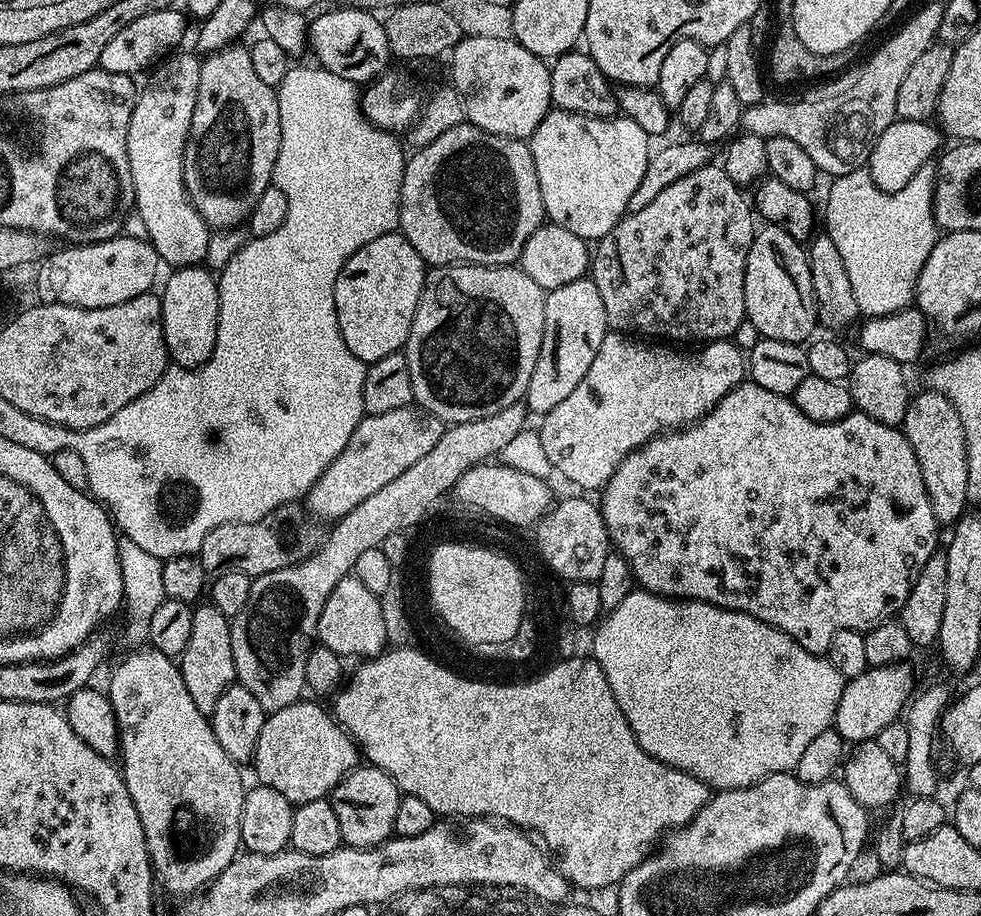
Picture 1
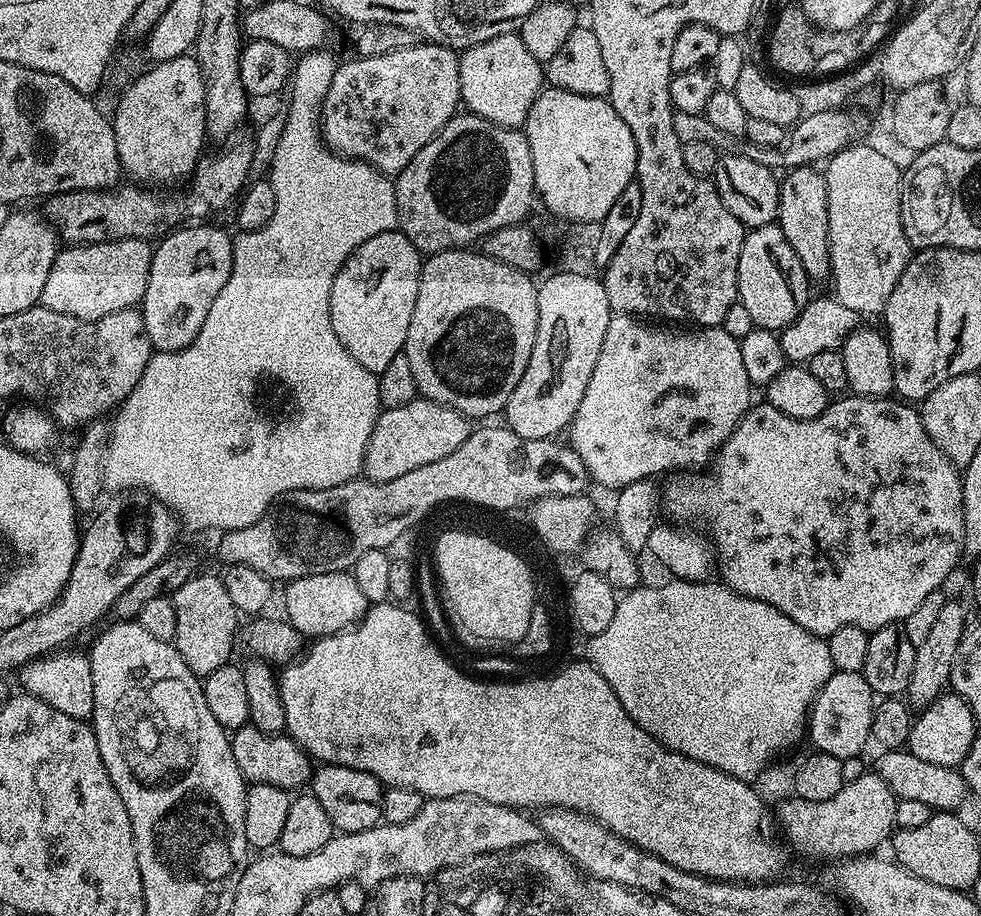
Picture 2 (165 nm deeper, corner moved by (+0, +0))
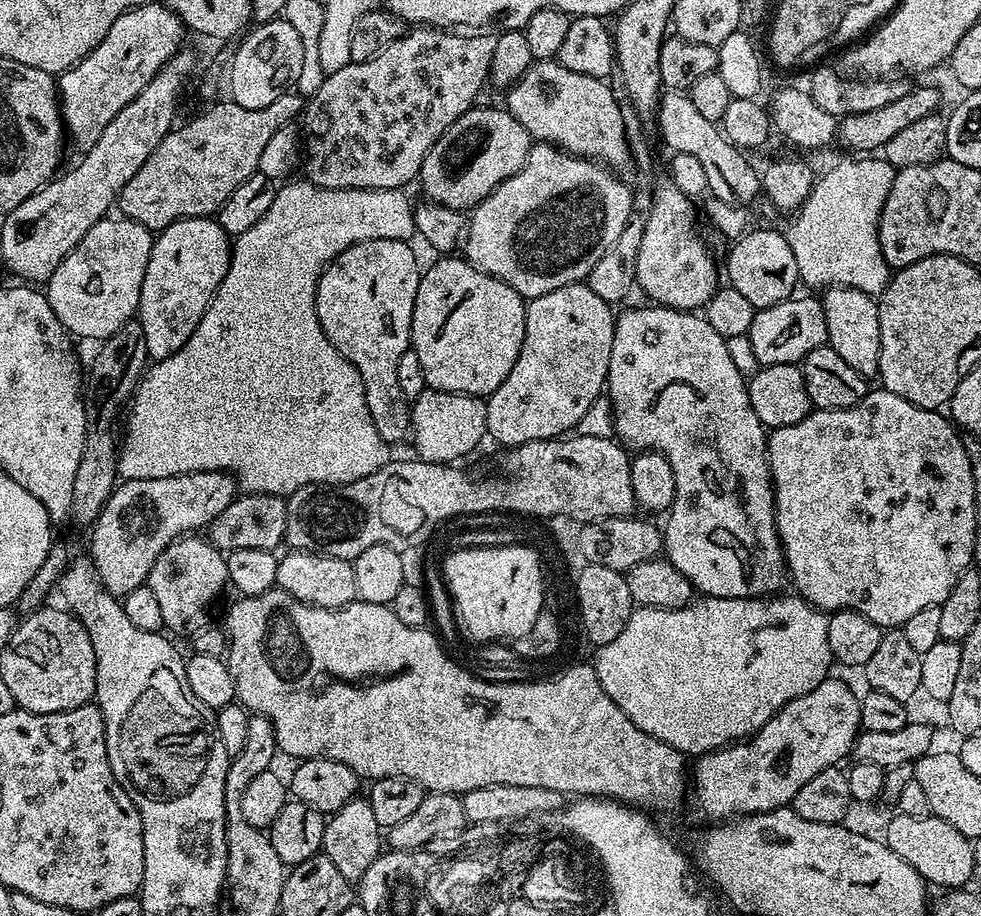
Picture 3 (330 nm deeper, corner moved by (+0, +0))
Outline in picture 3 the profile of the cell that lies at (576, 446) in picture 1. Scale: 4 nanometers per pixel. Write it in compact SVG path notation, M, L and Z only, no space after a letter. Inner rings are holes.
M659 306L647 307L648 308L628 308L624 313L619 313L619 315L616 316L614 346L610 346L610 370L608 371L606 395L609 402L612 403L612 422L619 443L632 450L660 452L666 458L666 462L670 462L670 470L674 470L674 482L676 483L676 502L674 505L674 513L676 512L676 552L667 553L666 559L668 559L675 568L682 570L682 574L686 574L686 578L690 578L693 589L704 596L717 596L718 598L746 598L747 596L764 598L769 594L779 593L781 591L779 588L782 587L783 584L786 584L784 548L780 544L780 535L776 529L776 497L772 494L772 477L768 474L768 441L766 439L766 429L763 422L758 418L758 414L754 414L754 410L750 406L748 380L742 374L738 374L738 370L734 366L734 361L730 359L730 353L726 350L726 340L724 336L718 334L718 330L714 330L714 326L710 326L710 322L706 322L703 315L697 314L696 312L679 312L676 308L662 308Z

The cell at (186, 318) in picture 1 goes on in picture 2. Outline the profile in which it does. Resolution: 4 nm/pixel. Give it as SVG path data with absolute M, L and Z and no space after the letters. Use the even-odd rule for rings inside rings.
M211 223L181 226L155 245L142 311L146 334L150 334L157 353L175 354L198 338L198 330L202 330L206 314L210 306L214 306L214 298L218 298L218 290L222 290L226 278L230 278L233 237L208 224Z

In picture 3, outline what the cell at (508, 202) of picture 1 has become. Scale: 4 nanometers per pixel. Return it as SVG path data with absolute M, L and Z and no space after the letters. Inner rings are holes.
M480 107L469 108L466 114L462 114L462 118L454 122L454 126L446 130L446 134L442 134L442 138L438 138L438 142L434 142L434 146L430 146L430 154L426 154L418 177L418 185L420 184L421 190L425 192L424 196L429 201L444 207L471 210L481 204L499 184L506 182L506 178L522 170L526 154L534 143L532 135L522 126L522 122L515 120L503 107Z

